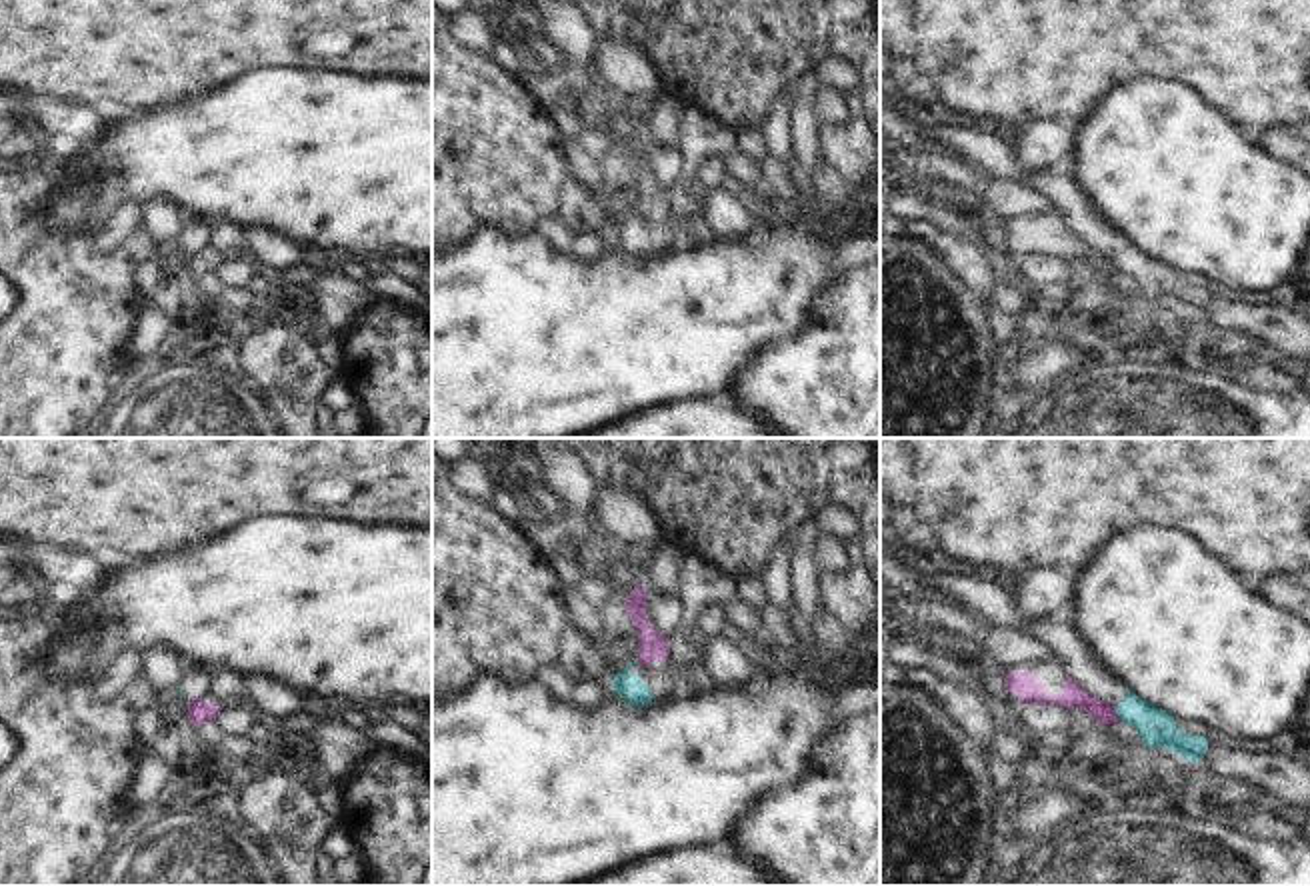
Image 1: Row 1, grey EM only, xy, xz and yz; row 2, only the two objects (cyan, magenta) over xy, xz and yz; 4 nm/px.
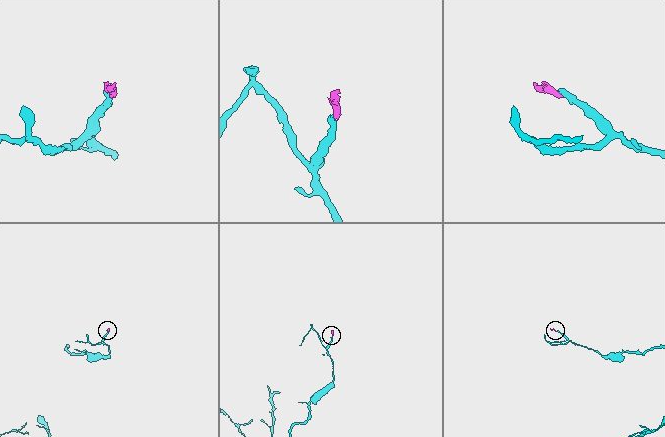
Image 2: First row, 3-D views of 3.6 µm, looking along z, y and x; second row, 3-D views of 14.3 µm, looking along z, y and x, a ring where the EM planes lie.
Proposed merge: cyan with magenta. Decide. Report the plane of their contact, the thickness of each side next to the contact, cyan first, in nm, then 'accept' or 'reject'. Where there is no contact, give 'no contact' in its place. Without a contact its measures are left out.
contact in yz; calibres 150 and 90 nm; reject

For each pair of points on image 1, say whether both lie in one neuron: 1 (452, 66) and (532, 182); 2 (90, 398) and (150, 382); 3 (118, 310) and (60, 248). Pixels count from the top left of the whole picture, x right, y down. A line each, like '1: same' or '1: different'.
1: same
2: different
3: same

